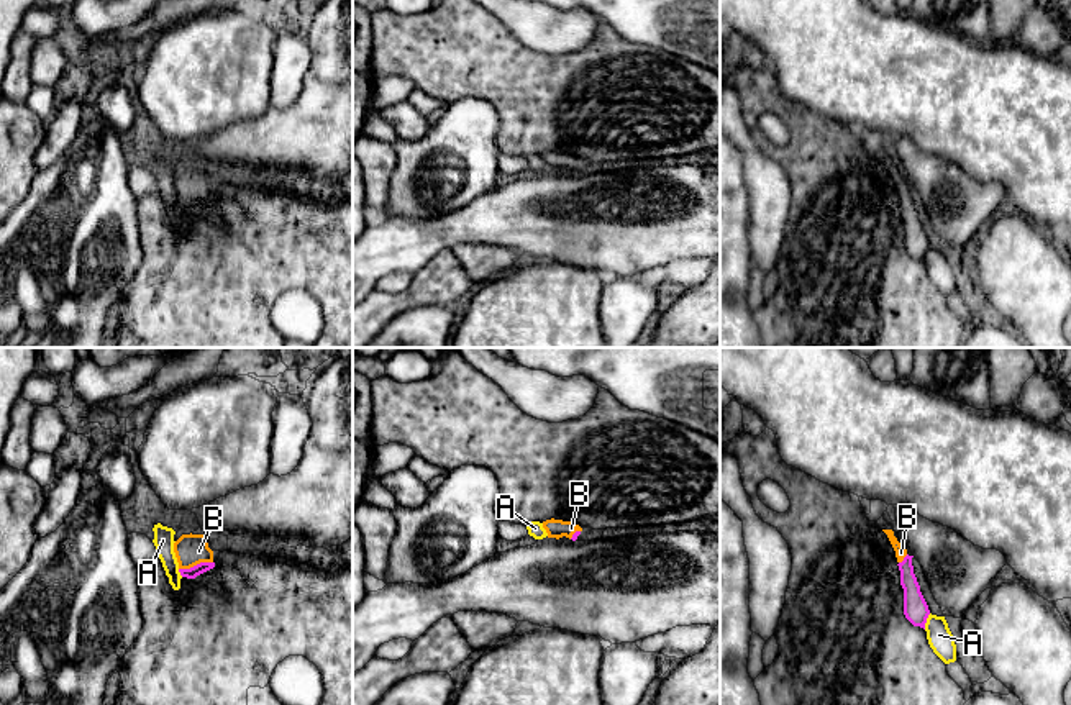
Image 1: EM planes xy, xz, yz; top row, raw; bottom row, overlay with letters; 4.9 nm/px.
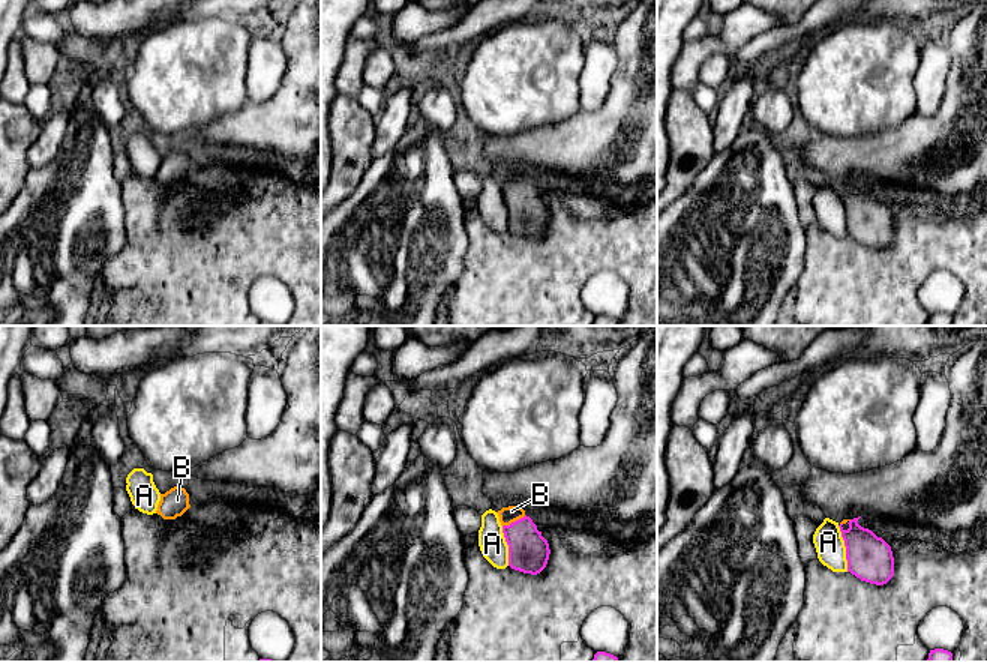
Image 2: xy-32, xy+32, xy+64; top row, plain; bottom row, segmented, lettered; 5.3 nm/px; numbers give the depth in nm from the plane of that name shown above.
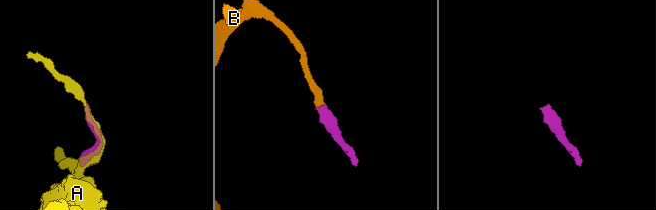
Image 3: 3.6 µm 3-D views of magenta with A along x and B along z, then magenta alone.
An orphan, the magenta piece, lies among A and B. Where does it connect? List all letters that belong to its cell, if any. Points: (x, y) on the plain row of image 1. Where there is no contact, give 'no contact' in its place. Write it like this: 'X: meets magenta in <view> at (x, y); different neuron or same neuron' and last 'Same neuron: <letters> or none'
A: meets magenta in yz at (925, 254); different neuron
B: meets magenta in xy at (197, 197); same neuron
Same neuron: B

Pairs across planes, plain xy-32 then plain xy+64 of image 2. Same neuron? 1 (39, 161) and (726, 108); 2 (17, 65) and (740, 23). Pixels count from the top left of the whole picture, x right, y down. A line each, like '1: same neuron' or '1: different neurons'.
1: same neuron
2: same neuron

